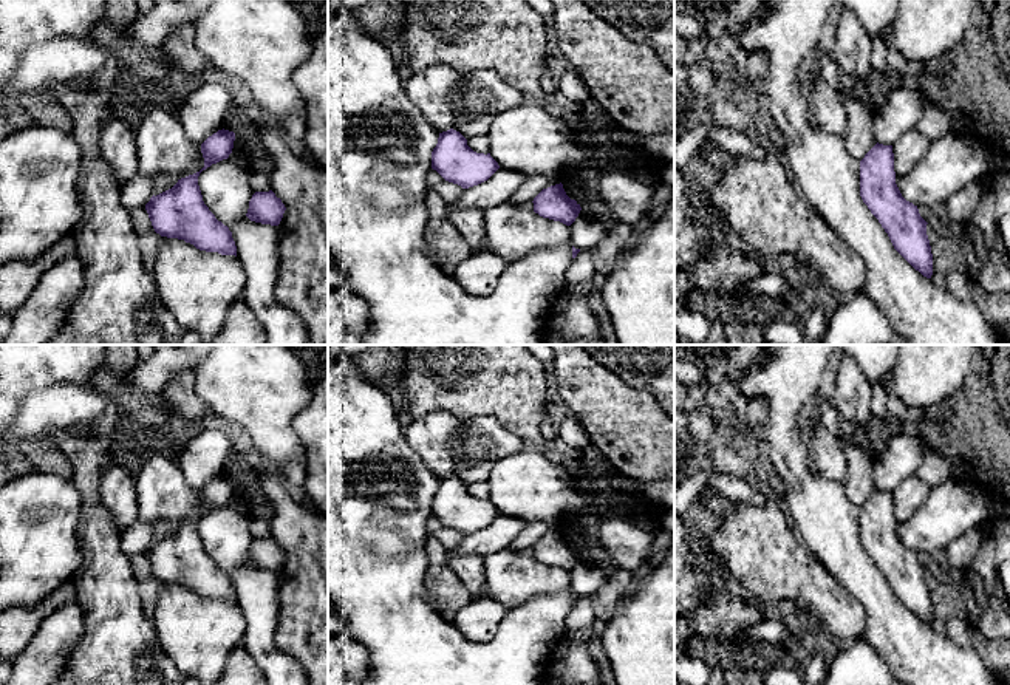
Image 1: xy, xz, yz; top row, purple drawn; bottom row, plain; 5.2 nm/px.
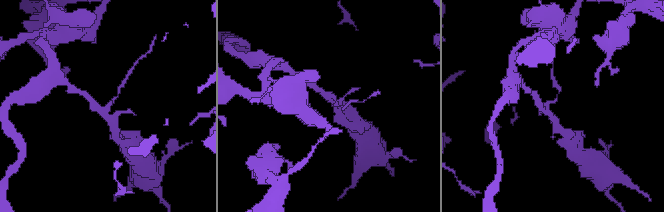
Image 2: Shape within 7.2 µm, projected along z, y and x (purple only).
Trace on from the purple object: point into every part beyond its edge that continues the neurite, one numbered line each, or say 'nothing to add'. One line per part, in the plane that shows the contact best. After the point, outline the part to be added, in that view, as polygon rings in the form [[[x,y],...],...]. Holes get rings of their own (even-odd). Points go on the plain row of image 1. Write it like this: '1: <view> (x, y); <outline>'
nothing to add

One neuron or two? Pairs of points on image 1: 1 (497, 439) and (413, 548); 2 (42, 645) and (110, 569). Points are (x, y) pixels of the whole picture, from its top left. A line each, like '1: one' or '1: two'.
1: two
2: two

